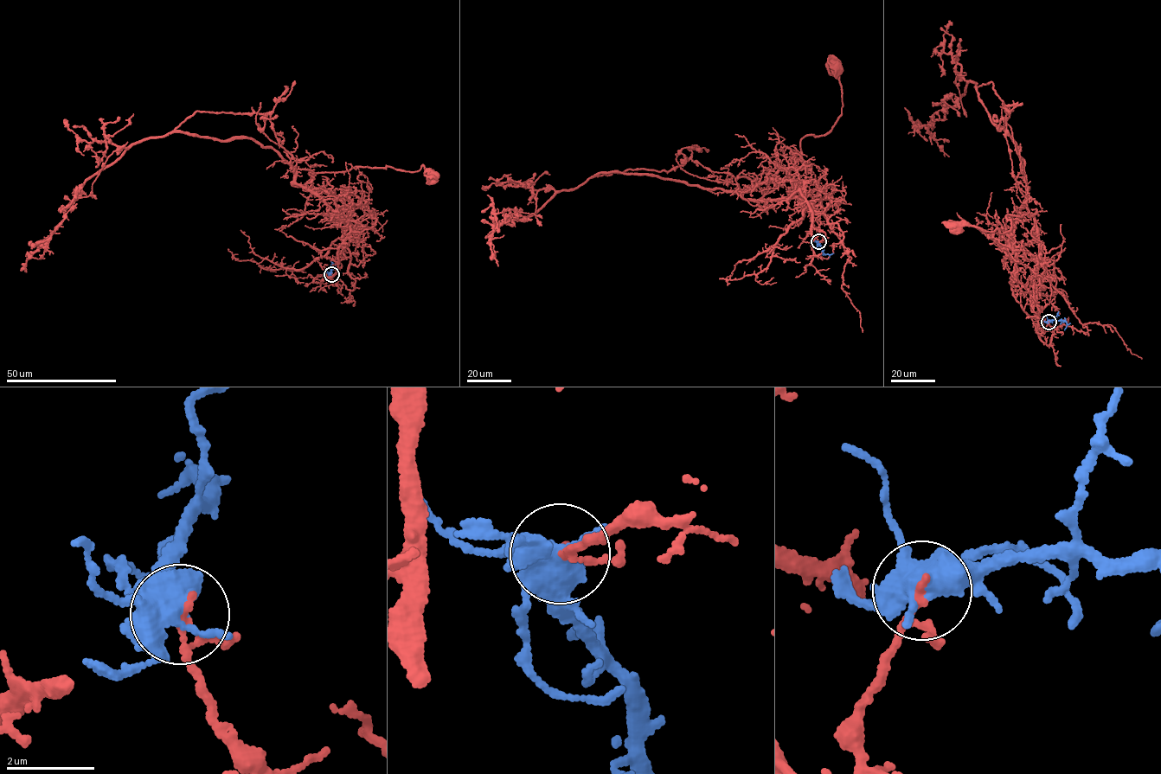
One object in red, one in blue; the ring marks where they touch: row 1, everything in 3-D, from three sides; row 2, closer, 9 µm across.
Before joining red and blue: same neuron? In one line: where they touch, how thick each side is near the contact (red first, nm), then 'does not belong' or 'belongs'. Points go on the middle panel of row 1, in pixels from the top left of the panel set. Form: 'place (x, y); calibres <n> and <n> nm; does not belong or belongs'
place (818, 241); calibres 140 and 440 nm; does not belong

